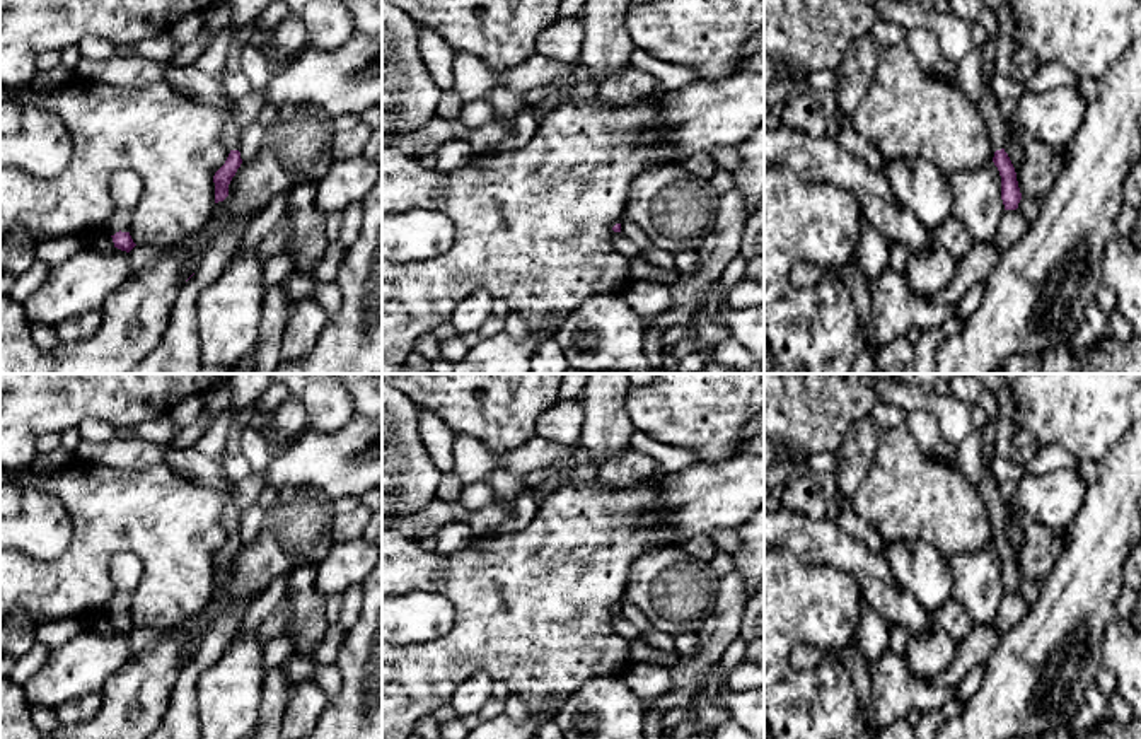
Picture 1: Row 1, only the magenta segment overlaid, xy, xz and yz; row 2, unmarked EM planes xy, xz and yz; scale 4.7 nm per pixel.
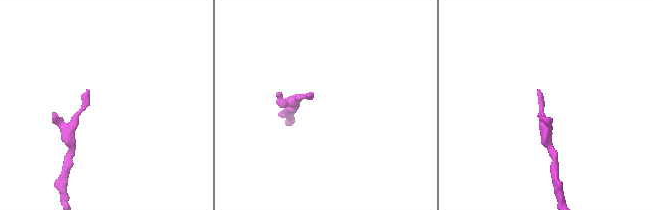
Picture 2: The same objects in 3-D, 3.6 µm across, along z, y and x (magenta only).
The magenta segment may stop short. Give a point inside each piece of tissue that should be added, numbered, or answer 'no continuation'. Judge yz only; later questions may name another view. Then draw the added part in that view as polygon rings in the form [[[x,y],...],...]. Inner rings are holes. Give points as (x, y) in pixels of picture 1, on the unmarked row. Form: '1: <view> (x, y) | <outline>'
1: yz (990, 488) | [[[989,420],[982,430],[982,439],[981,439],[982,476],[979,485],[979,493],[988,509],[989,522],[994,534],[1005,531],[1005,507],[999,498],[999,483],[989,471],[989,463],[996,456],[994,440],[996,440],[998,423],[999,422]]]

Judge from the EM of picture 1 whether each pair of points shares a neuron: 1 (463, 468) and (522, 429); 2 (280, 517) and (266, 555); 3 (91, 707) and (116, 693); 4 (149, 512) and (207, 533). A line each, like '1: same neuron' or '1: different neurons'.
1: different neurons
2: same neuron
3: different neurons
4: same neuron

